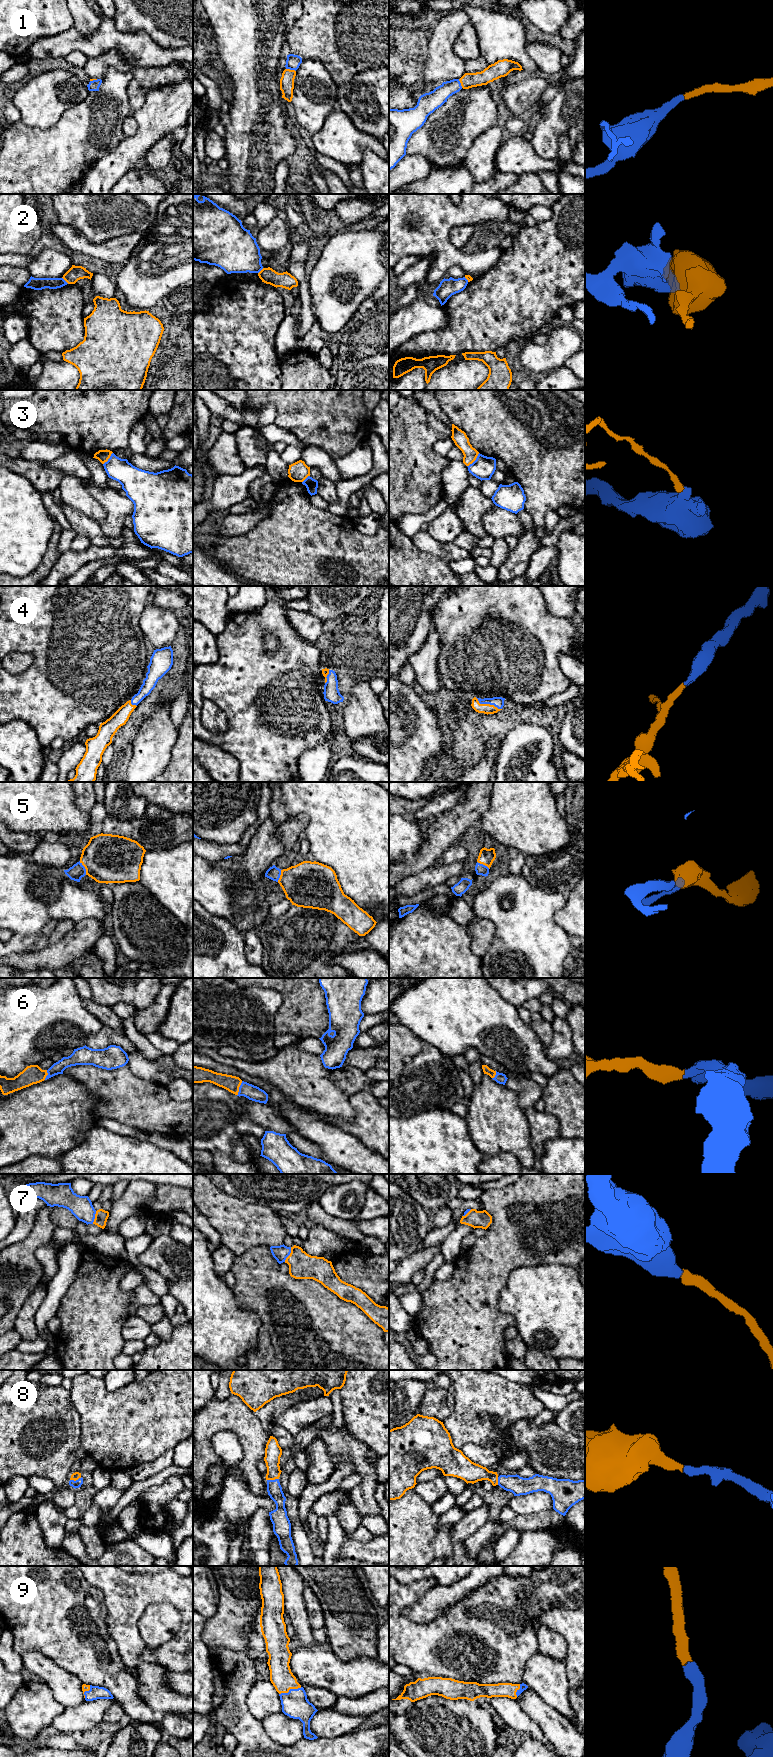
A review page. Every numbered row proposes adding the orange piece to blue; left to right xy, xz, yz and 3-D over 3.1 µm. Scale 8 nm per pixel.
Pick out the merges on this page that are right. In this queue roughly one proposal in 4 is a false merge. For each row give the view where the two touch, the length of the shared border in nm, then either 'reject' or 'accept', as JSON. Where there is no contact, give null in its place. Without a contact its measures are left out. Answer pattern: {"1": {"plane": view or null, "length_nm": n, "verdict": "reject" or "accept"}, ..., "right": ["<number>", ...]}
{"1": {"plane": "xz", "length_nm": 80, "verdict": "accept"}, "2": {"plane": "xy", "length_nm": 80, "verdict": "reject"}, "3": {"plane": "yz", "length_nm": 150, "verdict": "reject"}, "4": {"plane": "yz", "length_nm": 240, "verdict": "accept"}, "5": {"plane": "xy", "length_nm": 130, "verdict": "accept"}, "6": {"plane": "xz", "length_nm": 130, "verdict": "accept"}, "7": {"plane": "xz", "length_nm": 130, "verdict": "accept"}, "8": {"plane": "xz", "length_nm": 100, "verdict": "accept"}, "9": {"plane": "xz", "length_nm": 190, "verdict": "accept"}, "right": ["1", "4", "5", "6", "7", "8", "9"]}

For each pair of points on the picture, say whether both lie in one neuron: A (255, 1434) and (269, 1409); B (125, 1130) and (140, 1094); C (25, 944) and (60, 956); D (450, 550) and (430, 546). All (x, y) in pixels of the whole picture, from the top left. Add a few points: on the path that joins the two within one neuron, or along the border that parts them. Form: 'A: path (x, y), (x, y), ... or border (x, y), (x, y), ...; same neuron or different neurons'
A: border (255, 1412), (261, 1426), (268, 1433); different neurons
B: border (105, 1117), (132, 1125), (149, 1133); different neurons
C: border (48, 945), (42, 949), (18, 955); different neurons
D: path (445, 550), (435, 548); same neuron

